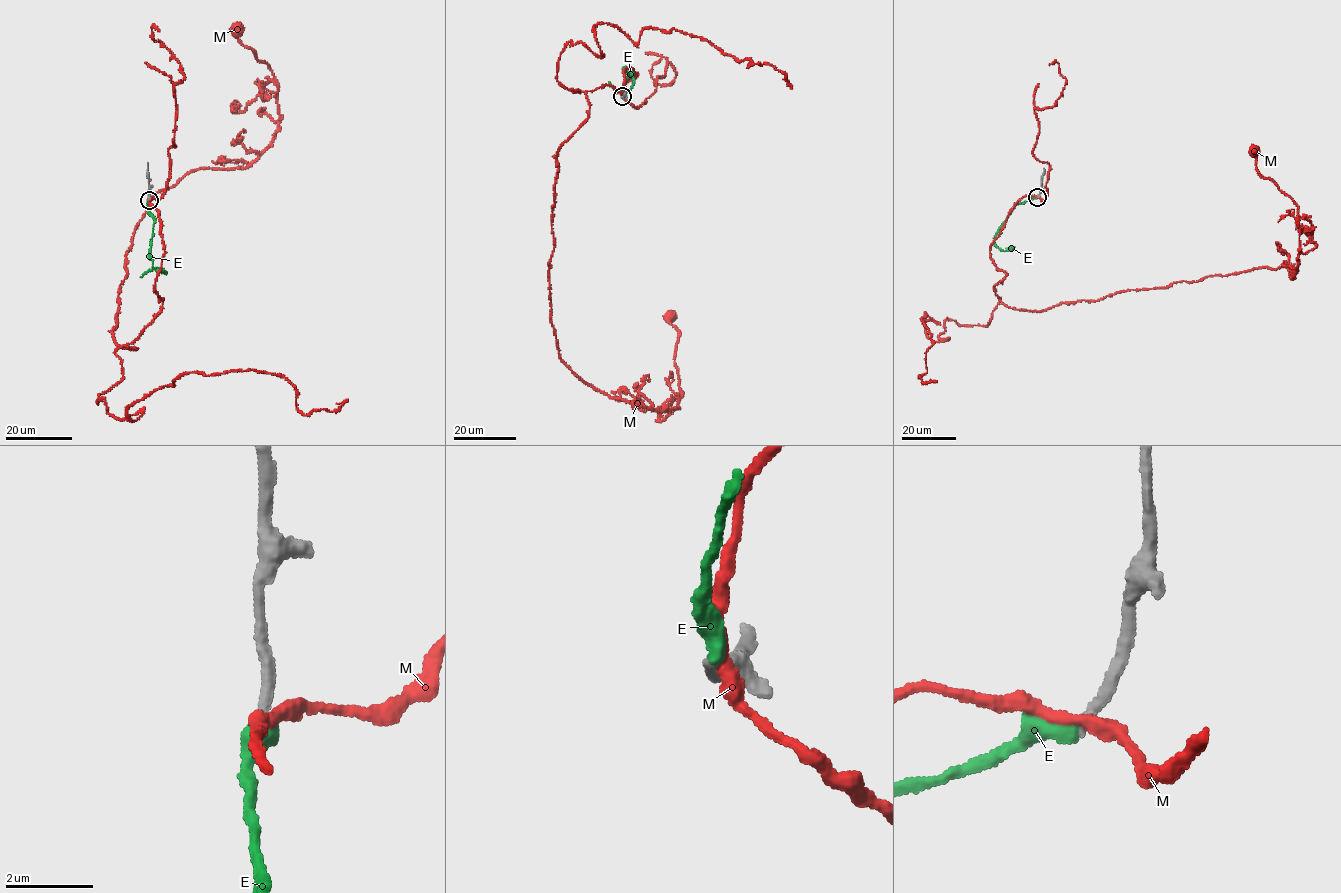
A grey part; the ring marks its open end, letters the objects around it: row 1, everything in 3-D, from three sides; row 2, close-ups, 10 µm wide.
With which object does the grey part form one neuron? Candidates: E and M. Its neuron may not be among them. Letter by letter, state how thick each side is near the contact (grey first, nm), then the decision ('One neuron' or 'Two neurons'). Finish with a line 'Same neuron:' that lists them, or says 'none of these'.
E: Thickness 240 nm (grey) against 480 nm. One neuron
M: Thickness 280 nm (grey) against 320 nm. Two neurons
Same neuron: E

